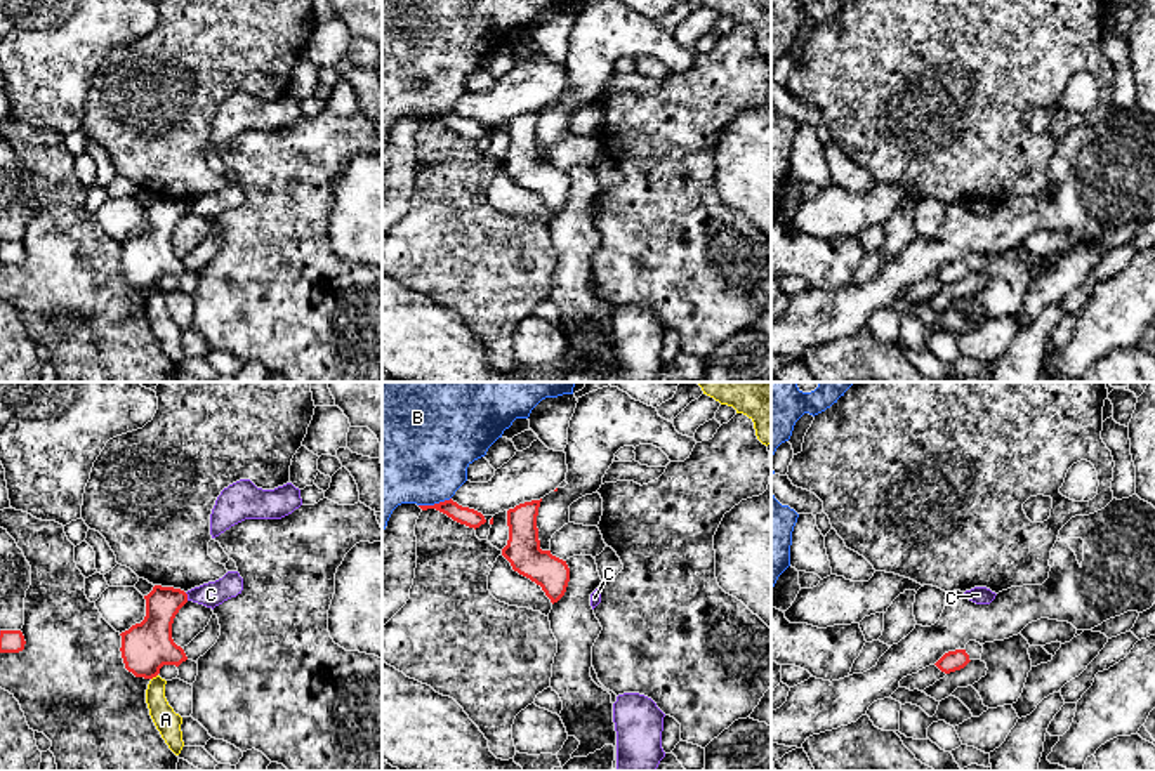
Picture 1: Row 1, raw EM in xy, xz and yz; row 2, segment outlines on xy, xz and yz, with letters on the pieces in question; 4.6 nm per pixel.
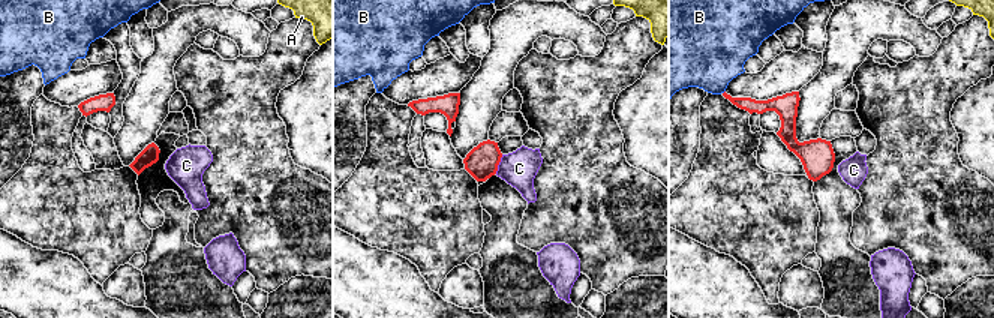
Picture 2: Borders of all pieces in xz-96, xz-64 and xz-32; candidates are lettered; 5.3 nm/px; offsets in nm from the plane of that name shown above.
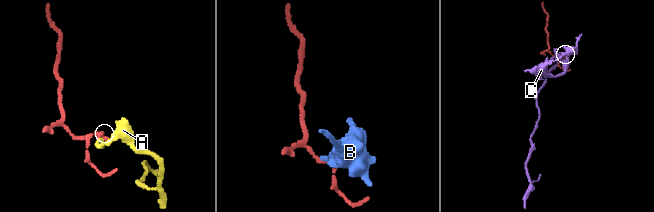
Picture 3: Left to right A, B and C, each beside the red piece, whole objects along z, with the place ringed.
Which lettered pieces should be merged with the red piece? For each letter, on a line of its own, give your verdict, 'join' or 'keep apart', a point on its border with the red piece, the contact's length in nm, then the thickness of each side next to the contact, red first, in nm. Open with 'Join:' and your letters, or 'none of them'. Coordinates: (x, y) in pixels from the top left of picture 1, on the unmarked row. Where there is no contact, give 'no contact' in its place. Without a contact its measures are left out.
Join: none of them
A: keep apart; meets red in xy at (153, 287); contact 40 nm long; 240 nm thick on the red side, 110 nm on the other
B: keep apart; meets red in xz at (435, 115); contact 160 nm long; 90 nm thick on the red side, 460 nm on the other
C: keep apart; meets red in xy at (186, 207); contact 40 nm long; 180 nm thick on the red side, 120 nm on the other

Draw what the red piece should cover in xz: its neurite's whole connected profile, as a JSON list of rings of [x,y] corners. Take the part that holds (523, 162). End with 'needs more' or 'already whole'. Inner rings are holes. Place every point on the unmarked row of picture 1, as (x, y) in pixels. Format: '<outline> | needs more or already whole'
[[[531,111],[507,122],[509,151],[502,167],[512,181],[542,198],[551,214],[558,214],[568,198],[566,172],[540,160],[537,127],[540,111]]] | already whole

